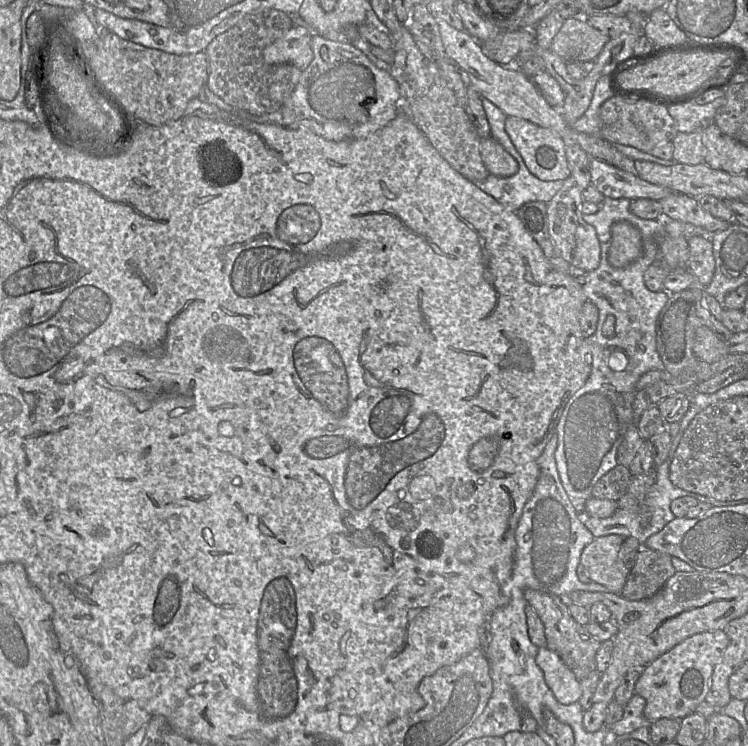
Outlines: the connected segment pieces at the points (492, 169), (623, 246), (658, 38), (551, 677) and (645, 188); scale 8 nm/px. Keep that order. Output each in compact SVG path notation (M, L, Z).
M492 136L481 140L480 152L483 163L490 174L509 177L517 173L518 162Z
M619 221L611 227L611 245L608 261L611 266L623 268L637 260L643 252L641 232L628 221Z
M664 8L655 9L647 16L643 33L655 48L680 44L688 40Z
M547 647L538 648L536 663L544 673L544 680L555 698L569 705L582 697L581 681L561 658Z
M590 158L590 173L591 185L605 197L659 201L674 192L668 187L647 182L597 158Z

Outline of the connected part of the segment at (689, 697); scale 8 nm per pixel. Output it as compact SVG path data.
M724 630L697 633L643 668L635 686L635 694L646 700L644 716L647 721L652 723L661 718L681 720L694 712L705 700L714 667L721 660L728 644L729 638Z

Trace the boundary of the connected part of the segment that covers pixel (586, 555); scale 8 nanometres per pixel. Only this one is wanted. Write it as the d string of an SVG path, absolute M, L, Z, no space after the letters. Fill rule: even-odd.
M616 534L595 538L580 557L580 564L592 581L604 585L608 592L620 595L630 573L621 559L624 539Z

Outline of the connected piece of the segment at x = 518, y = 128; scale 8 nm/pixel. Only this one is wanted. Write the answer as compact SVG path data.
M508 116L505 130L517 151L521 154L529 171L540 180L565 180L570 175L566 158L566 145L563 139L549 128L538 126L518 117Z

